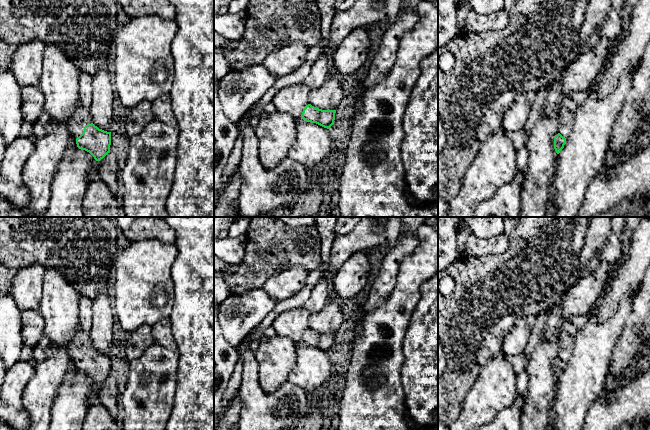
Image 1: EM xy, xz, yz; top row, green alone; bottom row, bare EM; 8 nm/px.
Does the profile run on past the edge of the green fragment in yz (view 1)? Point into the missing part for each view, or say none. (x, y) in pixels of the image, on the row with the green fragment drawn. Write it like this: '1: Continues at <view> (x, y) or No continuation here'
1: Continues at yz (569, 106)

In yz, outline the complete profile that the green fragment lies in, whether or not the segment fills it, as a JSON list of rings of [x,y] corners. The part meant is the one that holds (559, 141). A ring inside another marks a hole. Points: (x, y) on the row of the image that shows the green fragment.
[[[588,90],[574,93],[571,98],[564,98],[559,110],[559,133],[554,137],[554,149],[557,154],[564,148],[566,139],[572,131],[578,107],[588,96]]]

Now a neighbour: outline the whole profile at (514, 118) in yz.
[[[535,92],[519,94],[514,102],[503,112],[501,128],[506,132],[522,130],[534,105],[535,98]]]

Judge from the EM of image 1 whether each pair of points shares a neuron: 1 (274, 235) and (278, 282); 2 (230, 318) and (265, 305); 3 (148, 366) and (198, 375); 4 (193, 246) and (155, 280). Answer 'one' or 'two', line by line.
1: two
2: one
3: two
4: two

